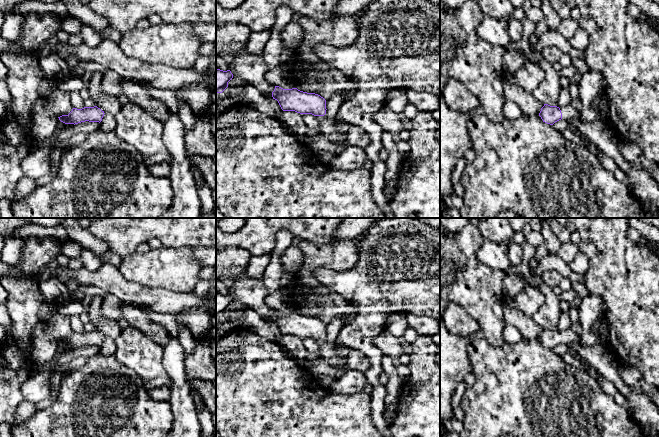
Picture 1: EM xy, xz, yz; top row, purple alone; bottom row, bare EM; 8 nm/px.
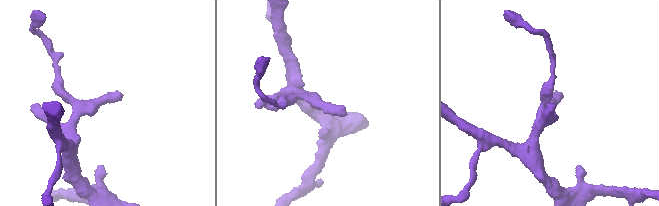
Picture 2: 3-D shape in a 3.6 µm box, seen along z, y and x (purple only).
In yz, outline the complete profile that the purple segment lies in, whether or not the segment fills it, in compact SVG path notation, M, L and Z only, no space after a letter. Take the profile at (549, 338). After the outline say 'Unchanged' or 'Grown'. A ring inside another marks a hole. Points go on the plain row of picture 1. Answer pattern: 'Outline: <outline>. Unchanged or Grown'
Outline: M544 328L541 332L539 340L543 344L543 346L553 349L555 346L561 343L578 343L579 340L576 337L576 334L571 328L568 328L562 332L557 330L550 330L548 328Z. Grown

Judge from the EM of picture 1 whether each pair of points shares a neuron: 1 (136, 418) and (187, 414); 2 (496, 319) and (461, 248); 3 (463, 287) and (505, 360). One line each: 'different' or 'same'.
1: different
2: same
3: different

